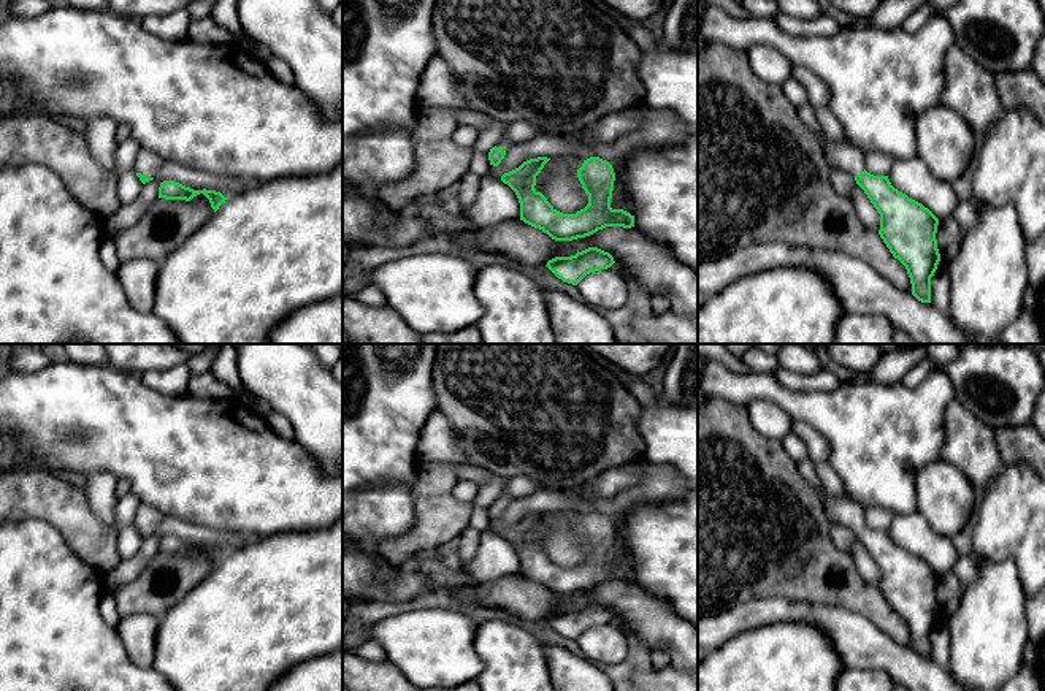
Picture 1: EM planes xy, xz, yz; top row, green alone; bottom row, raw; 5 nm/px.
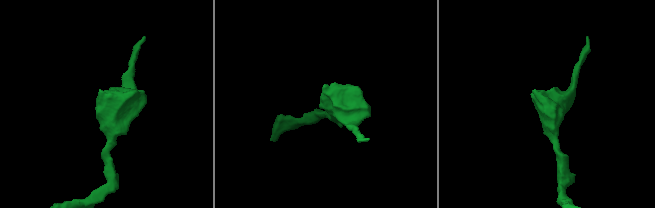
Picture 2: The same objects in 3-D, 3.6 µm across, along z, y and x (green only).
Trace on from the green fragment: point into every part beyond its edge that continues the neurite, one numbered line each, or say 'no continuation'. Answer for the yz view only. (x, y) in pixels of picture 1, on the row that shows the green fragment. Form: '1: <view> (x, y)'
1: yz (839, 156)

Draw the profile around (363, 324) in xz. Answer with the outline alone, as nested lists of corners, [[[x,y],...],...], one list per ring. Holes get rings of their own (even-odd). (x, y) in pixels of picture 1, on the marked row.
[[[343,298],[343,333],[354,344],[423,344],[389,304],[368,306],[355,298]]]

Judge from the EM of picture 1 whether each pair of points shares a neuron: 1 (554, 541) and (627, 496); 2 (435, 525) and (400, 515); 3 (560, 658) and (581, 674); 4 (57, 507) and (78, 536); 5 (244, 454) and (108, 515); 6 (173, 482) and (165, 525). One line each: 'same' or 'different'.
1: same
2: different
3: same
4: same
5: different
6: different

